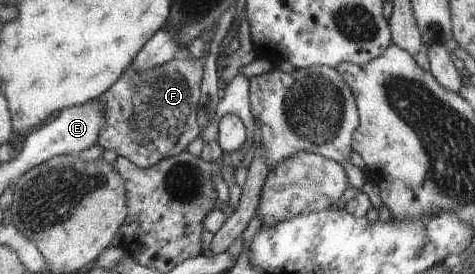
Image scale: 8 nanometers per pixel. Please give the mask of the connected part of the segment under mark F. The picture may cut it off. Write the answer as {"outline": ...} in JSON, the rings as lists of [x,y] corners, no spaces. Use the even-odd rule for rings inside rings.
{"outline":[[[206,58],[169,60],[149,71],[127,67],[123,75],[102,96],[105,123],[99,131],[97,144],[112,149],[140,168],[153,167],[166,157],[181,153],[199,133],[195,117],[199,103],[199,85],[202,85]]]}

